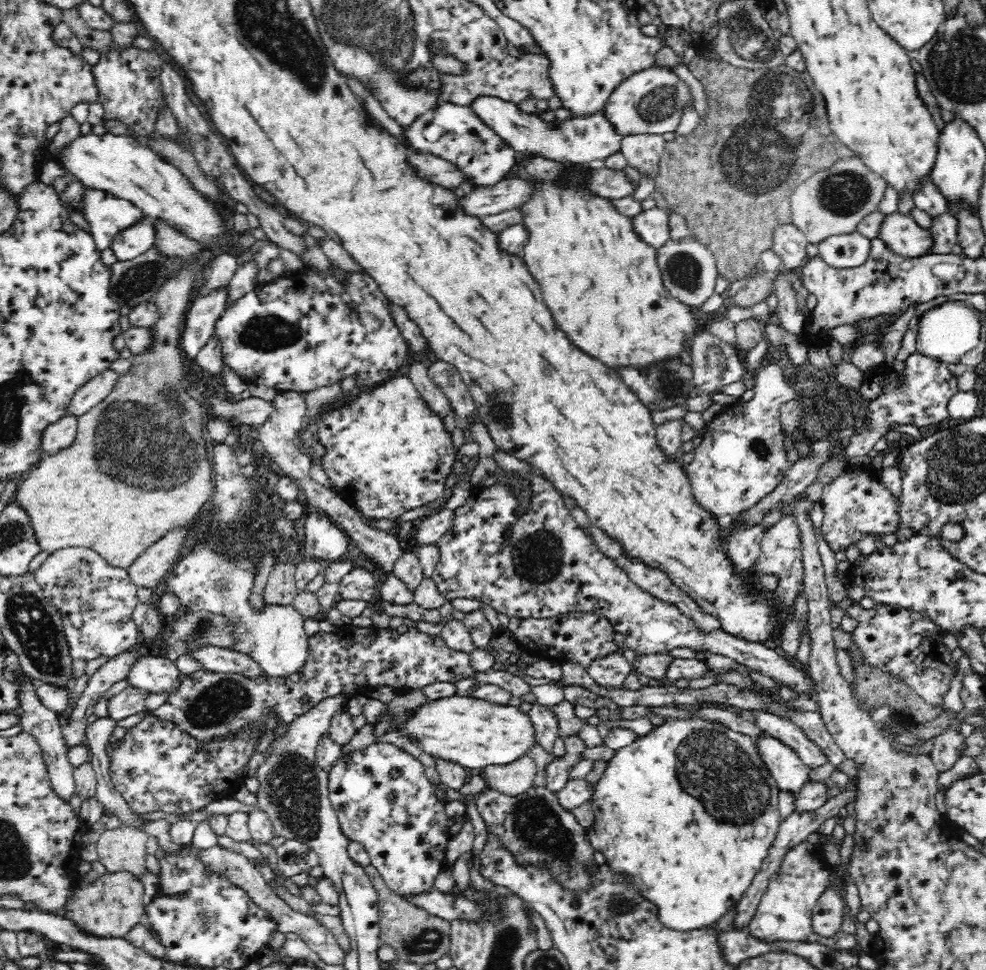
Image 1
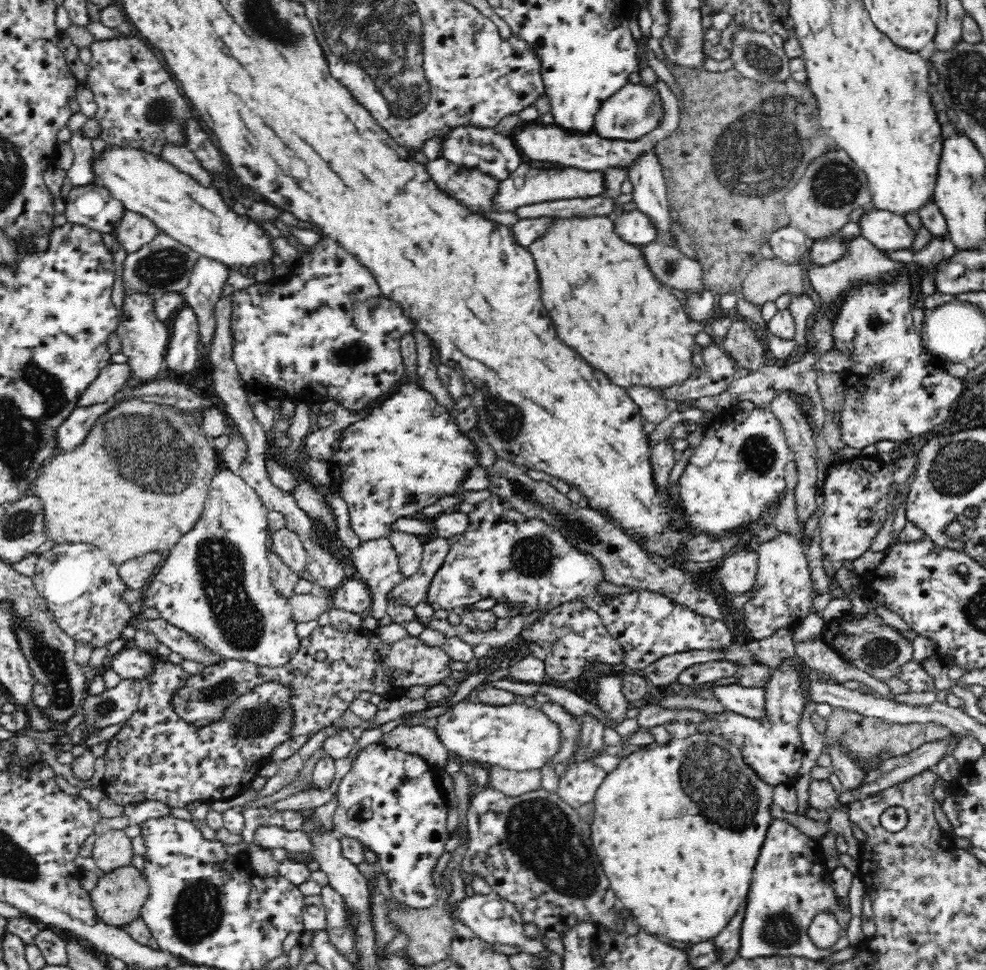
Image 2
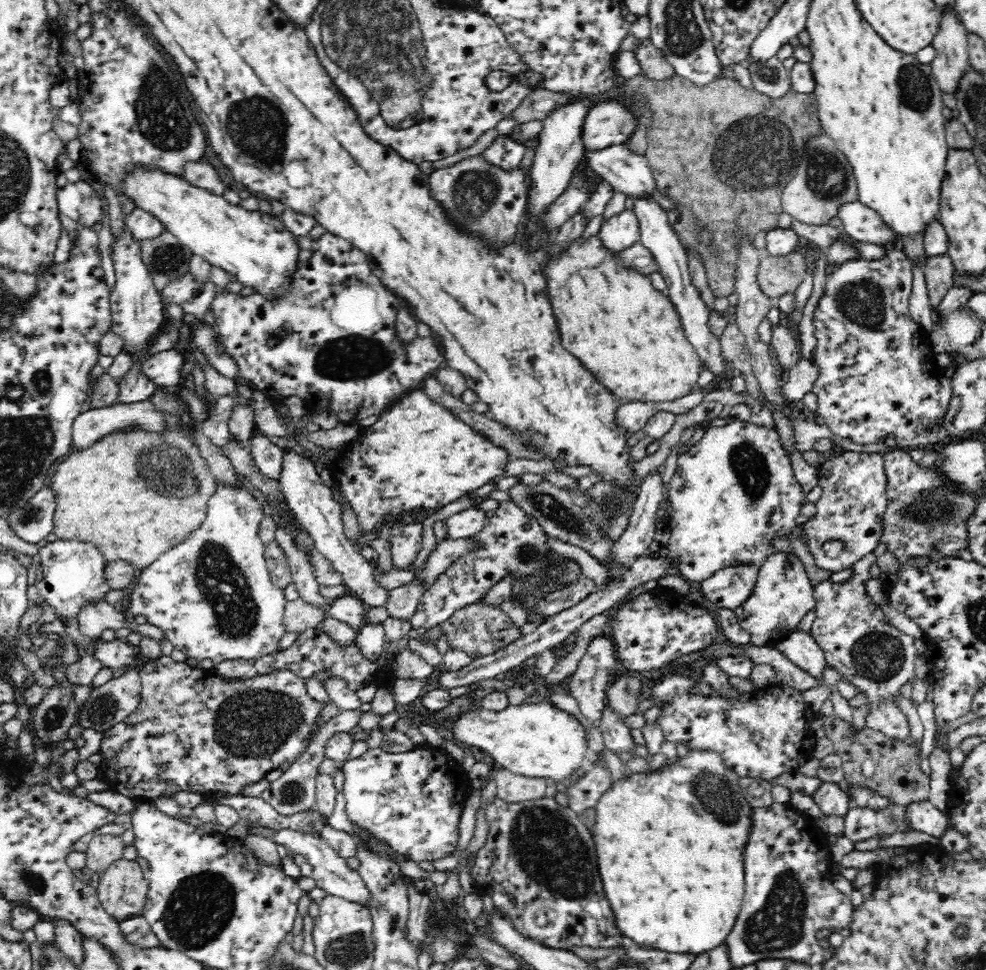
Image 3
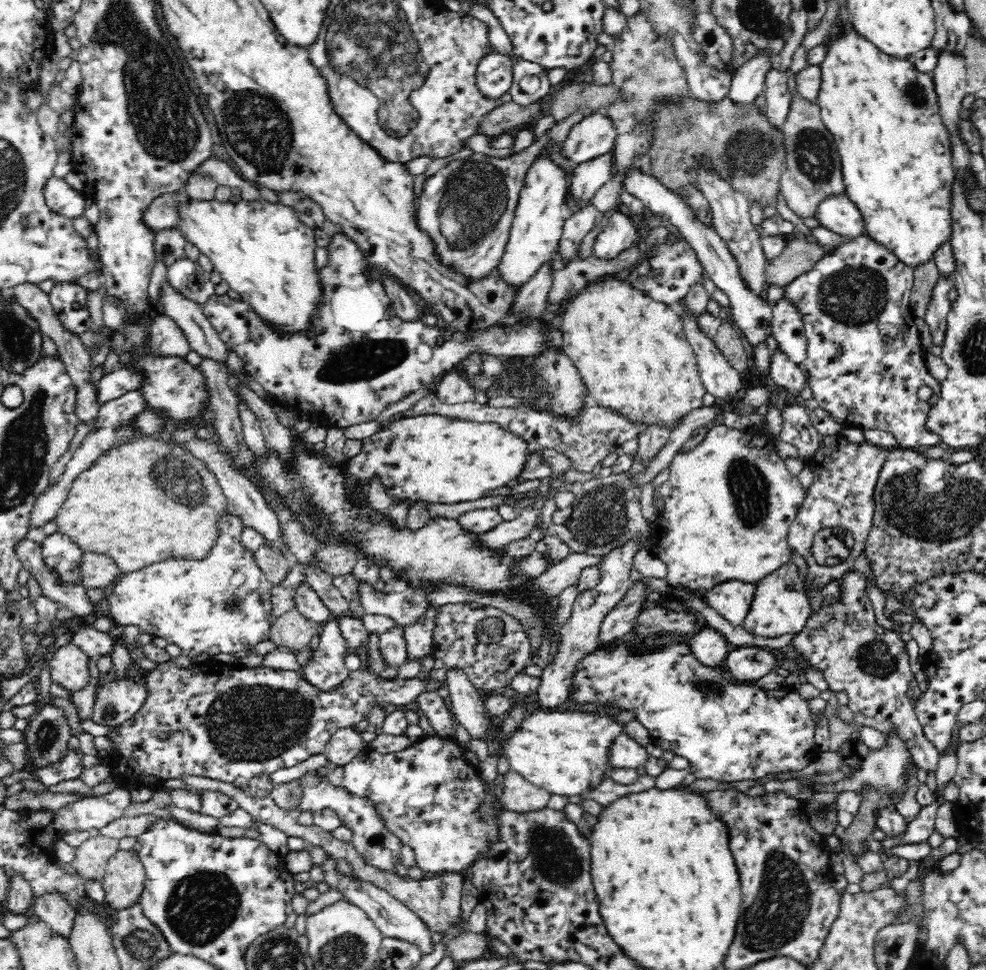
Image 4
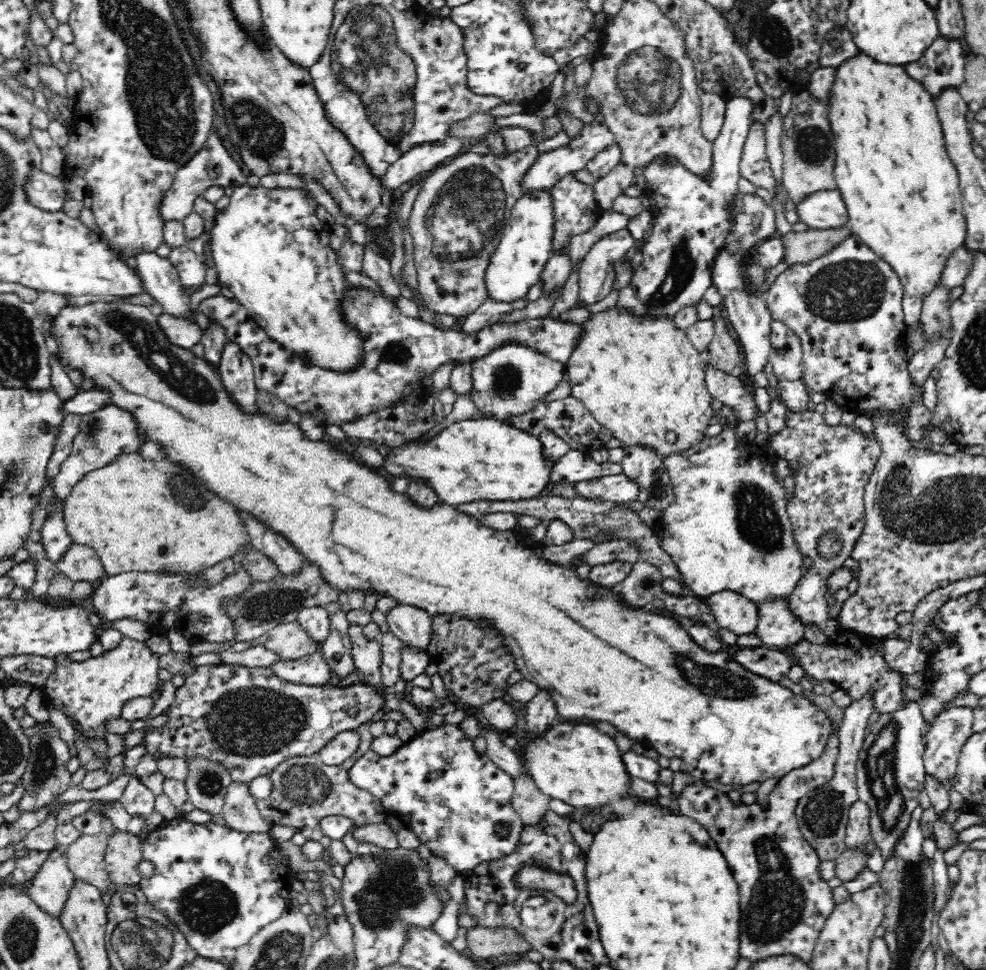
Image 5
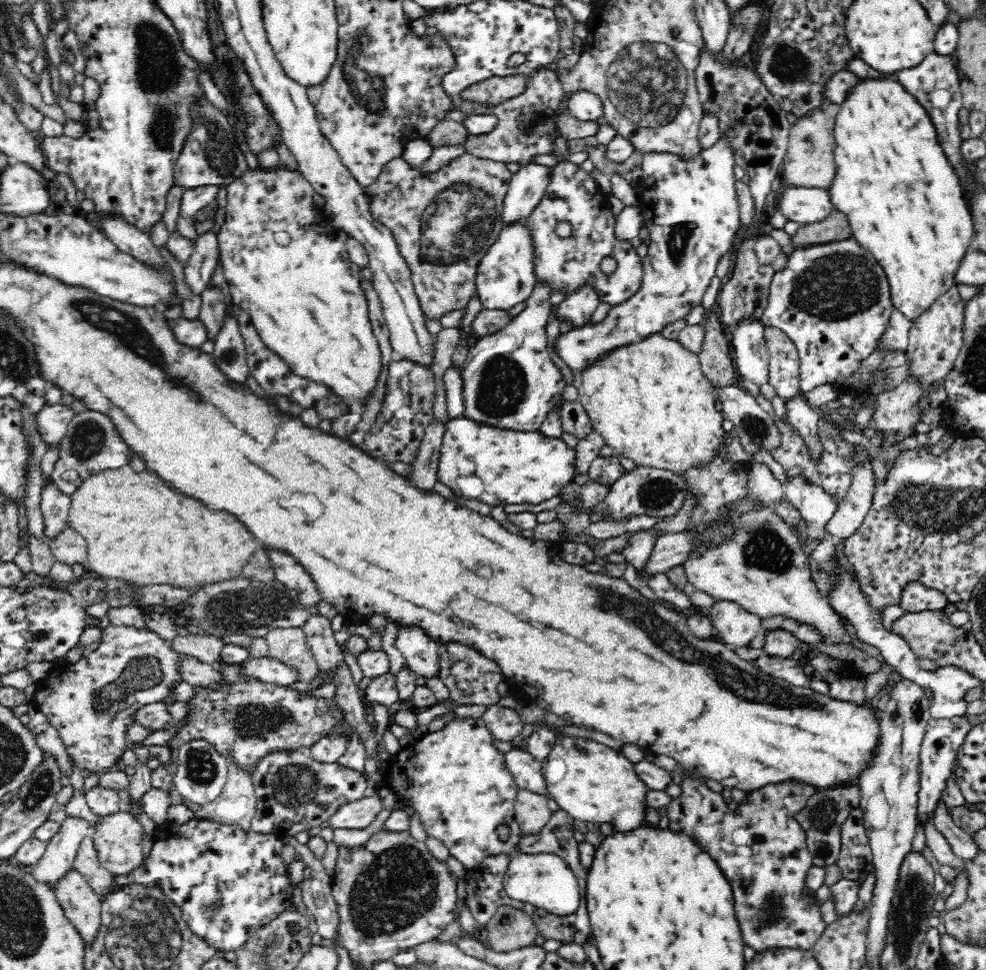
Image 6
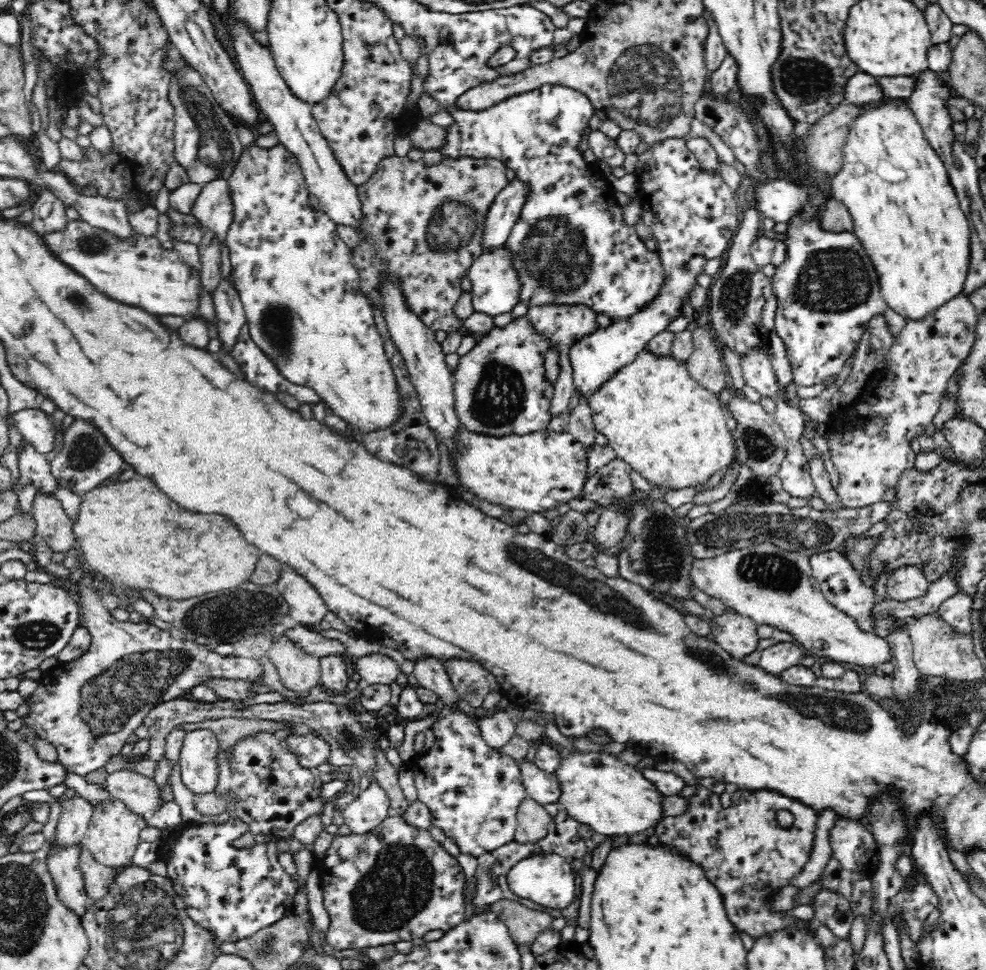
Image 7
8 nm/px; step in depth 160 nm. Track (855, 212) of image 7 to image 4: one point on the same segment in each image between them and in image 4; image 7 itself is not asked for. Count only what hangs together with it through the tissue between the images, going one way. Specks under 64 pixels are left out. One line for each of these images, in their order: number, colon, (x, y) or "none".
4: (896, 152)
5: (902, 191)
6: (902, 197)

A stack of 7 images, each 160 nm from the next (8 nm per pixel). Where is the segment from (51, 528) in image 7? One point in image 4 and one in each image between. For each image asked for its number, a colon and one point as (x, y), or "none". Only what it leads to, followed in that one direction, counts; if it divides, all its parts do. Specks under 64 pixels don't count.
4: (98, 571)
5: (81, 563)
6: (70, 548)

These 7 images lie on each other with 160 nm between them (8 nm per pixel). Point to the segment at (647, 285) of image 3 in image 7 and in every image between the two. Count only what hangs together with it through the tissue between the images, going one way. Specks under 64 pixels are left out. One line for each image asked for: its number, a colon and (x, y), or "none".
4: (631, 350)
5: (639, 375)
6: (650, 400)
7: (669, 428)

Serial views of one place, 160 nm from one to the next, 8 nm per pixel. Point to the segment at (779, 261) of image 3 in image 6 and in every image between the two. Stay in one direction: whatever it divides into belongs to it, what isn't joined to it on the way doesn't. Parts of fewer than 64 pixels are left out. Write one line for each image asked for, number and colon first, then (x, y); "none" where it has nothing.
4: (800, 255)
5: (801, 247)
6: (836, 228)

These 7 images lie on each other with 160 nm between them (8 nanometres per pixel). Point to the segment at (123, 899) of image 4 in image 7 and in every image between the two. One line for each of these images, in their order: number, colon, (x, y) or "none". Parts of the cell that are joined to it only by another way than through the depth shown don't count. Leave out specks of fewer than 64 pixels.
5: (123, 856)
6: (118, 839)
7: (113, 835)

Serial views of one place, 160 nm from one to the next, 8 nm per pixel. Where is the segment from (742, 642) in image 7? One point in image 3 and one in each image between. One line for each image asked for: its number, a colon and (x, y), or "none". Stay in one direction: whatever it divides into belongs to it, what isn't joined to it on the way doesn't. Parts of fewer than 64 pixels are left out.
3: (729, 587)
4: (731, 598)
5: (733, 611)
6: (737, 627)

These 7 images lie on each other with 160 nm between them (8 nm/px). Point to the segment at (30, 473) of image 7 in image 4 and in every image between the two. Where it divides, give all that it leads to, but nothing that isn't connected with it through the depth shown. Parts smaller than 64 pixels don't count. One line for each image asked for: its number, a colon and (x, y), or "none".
4: (61, 556)
5: (56, 541)
6: (54, 504)

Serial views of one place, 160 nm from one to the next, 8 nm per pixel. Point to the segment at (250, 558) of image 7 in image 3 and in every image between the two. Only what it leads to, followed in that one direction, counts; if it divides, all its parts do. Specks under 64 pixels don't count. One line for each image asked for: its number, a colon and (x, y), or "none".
3: (101, 497)
4: (142, 501)
5: (143, 515)
6: (138, 528)

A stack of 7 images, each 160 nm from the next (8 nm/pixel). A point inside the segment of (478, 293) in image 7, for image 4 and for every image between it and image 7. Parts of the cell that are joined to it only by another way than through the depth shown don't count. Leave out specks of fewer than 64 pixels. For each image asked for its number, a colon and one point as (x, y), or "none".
4: (540, 216)
5: (517, 264)
6: (506, 275)

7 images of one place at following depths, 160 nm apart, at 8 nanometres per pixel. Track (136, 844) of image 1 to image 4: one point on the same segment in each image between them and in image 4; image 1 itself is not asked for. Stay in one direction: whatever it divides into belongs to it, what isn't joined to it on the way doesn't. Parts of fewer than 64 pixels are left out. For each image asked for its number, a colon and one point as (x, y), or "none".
2: (113, 849)
3: (103, 850)
4: (90, 861)

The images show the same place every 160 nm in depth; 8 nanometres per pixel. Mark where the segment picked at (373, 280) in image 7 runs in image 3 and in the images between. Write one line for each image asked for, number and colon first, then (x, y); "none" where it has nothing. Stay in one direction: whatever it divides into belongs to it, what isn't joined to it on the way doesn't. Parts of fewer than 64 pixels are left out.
3: (491, 202)
4: (469, 206)
5: (460, 212)
6: (444, 222)

